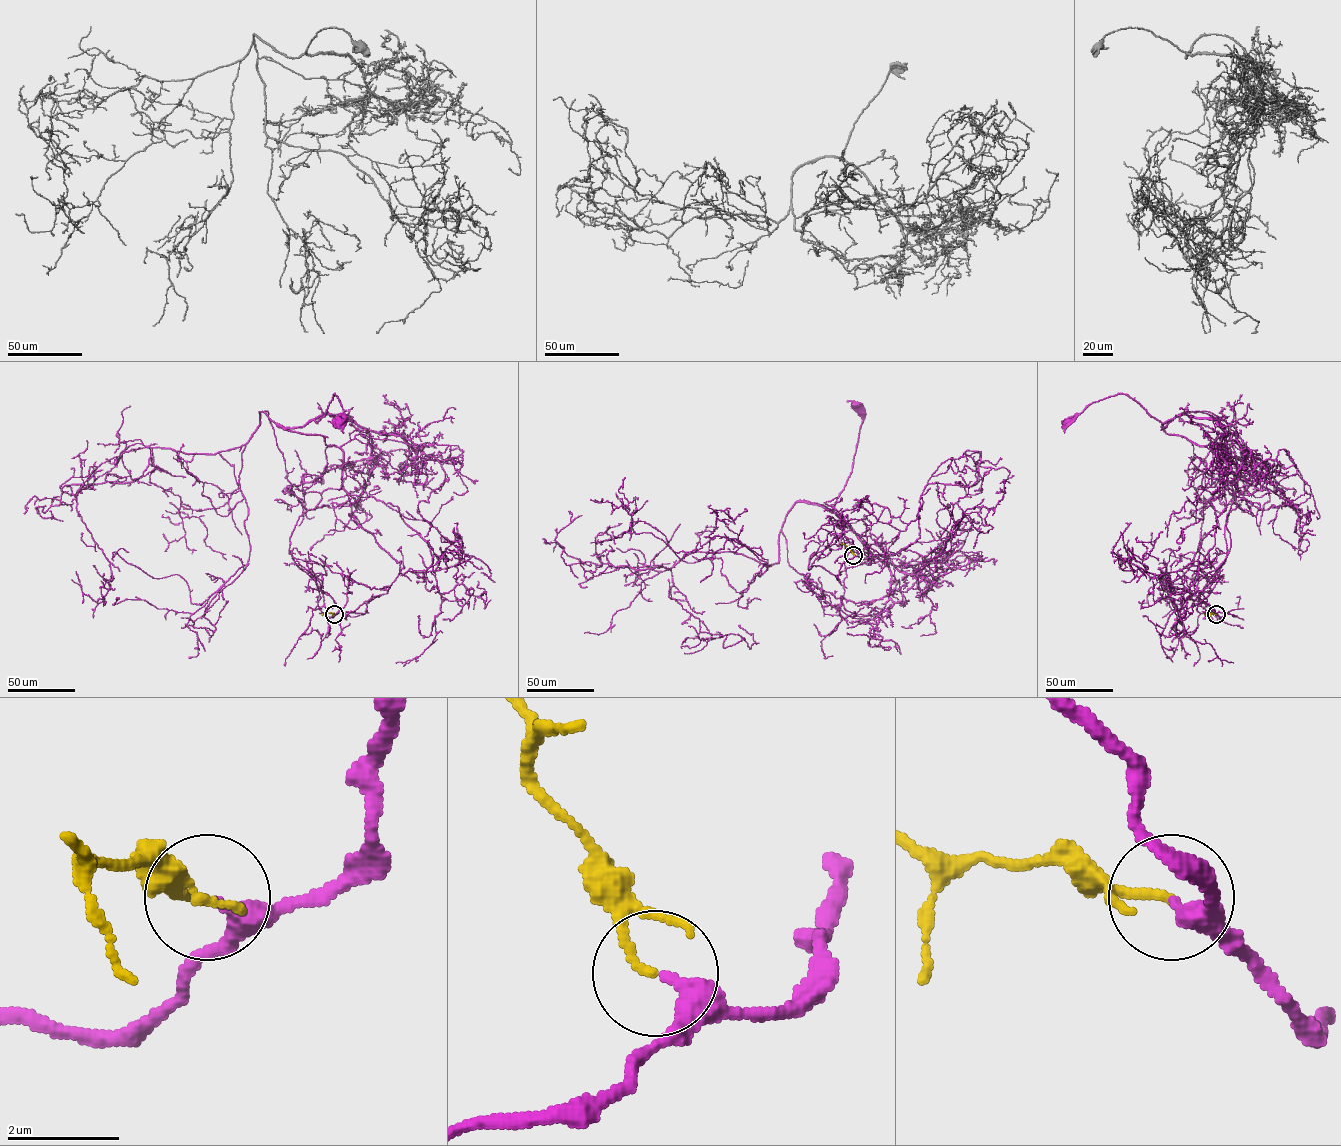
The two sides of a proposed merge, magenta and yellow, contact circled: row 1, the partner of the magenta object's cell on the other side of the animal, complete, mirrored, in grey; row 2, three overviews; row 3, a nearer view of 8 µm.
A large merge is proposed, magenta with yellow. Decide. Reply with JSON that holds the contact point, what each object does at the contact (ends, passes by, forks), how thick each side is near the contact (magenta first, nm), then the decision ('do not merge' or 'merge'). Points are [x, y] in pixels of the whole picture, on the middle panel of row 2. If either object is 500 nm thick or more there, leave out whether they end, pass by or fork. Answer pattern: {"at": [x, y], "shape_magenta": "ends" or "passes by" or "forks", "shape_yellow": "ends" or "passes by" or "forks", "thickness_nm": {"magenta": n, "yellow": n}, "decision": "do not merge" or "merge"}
{"at": [853, 555], "shape_magenta": "ends", "shape_yellow": "ends", "thickness_nm": {"magenta": 340, "yellow": 150}, "decision": "merge"}

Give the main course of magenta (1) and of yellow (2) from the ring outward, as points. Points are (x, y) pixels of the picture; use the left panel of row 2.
1: (335, 614), (289, 549), (299, 517), (342, 487), (339, 447), (357, 428), (314, 419), (334, 394), (340, 421)
2: (334, 614), (322, 615)

